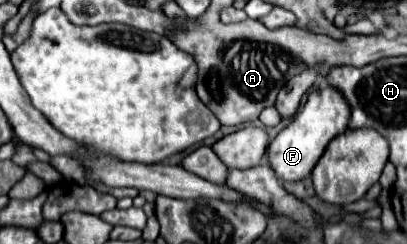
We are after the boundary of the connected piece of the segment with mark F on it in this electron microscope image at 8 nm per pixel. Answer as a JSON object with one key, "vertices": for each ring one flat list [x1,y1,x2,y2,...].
{"vertices":[[321,87,313,91,301,111,297,111,293,123,287,125,267,147,267,161,275,175,281,181,301,181,309,177,329,141,347,131,349,115,349,105,345,97,339,95,339,91,335,91,333,87]]}

